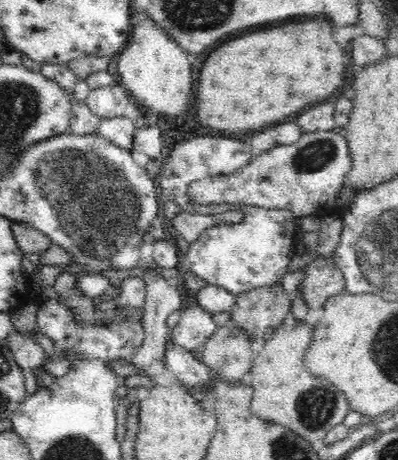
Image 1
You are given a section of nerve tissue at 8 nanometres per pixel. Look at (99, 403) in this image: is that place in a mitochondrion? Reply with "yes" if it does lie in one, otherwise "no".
no

